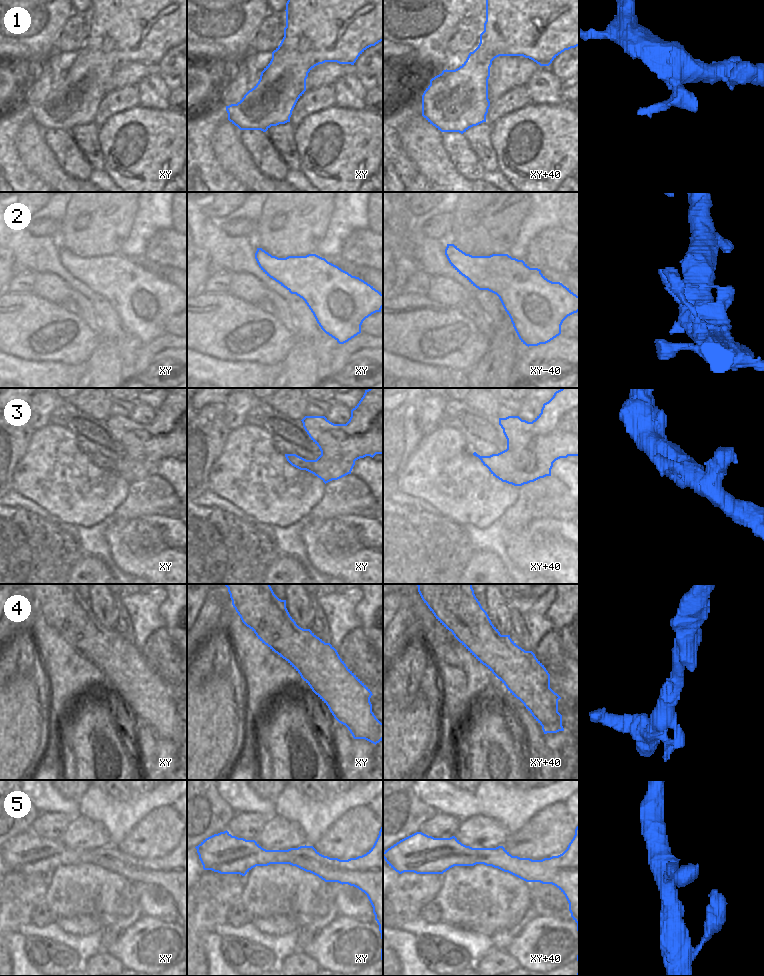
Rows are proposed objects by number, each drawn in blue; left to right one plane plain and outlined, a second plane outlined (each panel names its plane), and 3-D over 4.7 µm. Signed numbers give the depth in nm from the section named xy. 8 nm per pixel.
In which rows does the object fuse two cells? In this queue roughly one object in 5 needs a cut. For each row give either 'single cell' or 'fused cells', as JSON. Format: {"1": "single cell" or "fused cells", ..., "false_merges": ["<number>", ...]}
{"1": "single cell", "2": "single cell", "3": "single cell", "4": "single cell", "5": "single cell", "false_merges": []}

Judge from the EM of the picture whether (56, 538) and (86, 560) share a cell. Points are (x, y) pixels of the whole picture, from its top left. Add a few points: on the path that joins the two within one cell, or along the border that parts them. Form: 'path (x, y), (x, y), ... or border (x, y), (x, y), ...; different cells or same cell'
border (83, 554), (68, 573); different cells

